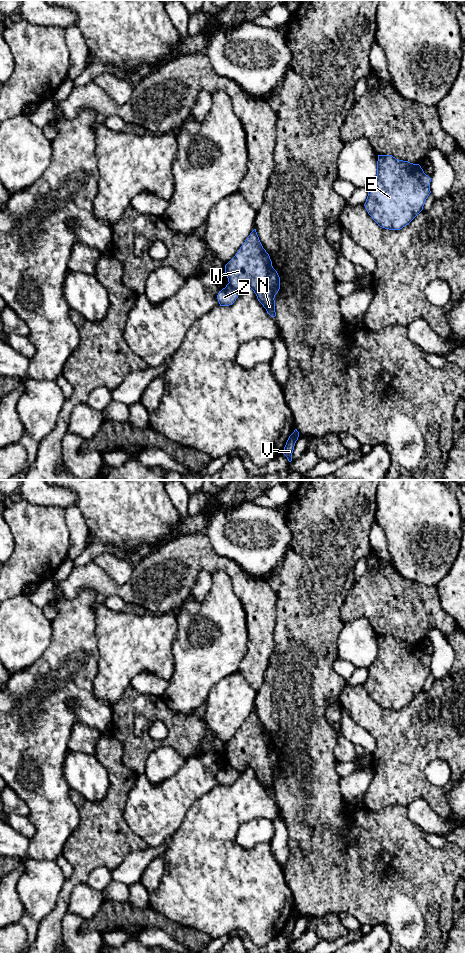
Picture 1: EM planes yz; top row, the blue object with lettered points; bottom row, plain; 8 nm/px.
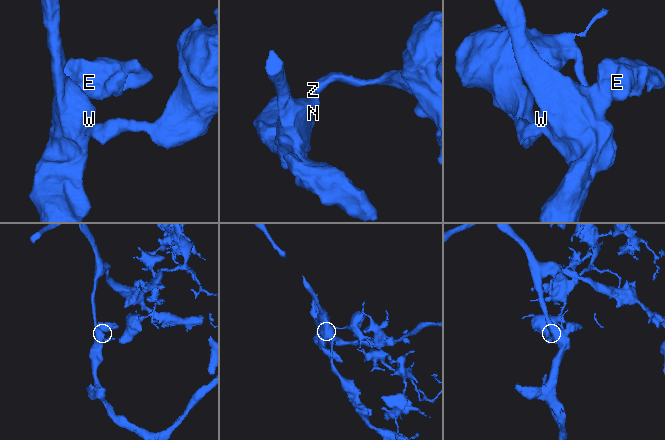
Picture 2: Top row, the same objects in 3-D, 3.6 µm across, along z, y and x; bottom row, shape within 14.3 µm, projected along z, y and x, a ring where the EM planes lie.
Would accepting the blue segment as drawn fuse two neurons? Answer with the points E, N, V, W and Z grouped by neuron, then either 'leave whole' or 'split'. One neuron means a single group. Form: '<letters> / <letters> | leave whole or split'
E N V W / Z | split

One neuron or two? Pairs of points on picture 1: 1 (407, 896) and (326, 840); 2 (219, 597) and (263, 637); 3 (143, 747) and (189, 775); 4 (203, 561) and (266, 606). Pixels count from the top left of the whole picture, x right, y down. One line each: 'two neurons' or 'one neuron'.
1: one neuron
2: two neurons
3: two neurons
4: one neuron

